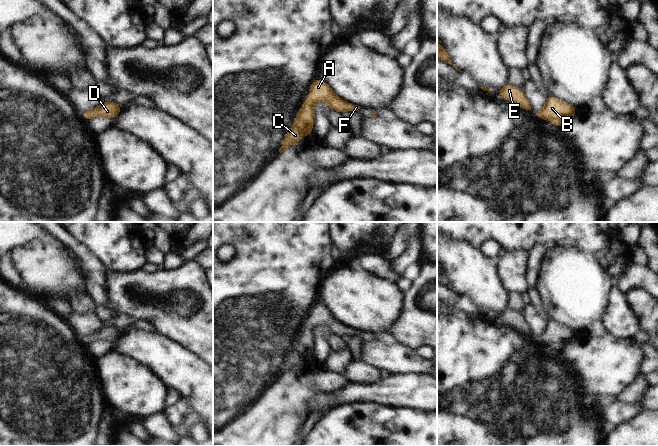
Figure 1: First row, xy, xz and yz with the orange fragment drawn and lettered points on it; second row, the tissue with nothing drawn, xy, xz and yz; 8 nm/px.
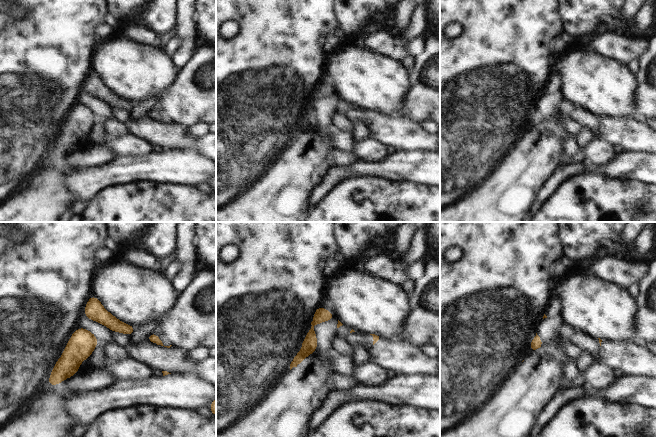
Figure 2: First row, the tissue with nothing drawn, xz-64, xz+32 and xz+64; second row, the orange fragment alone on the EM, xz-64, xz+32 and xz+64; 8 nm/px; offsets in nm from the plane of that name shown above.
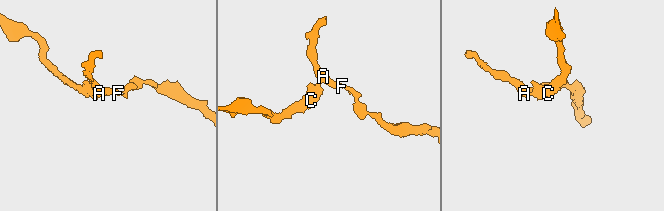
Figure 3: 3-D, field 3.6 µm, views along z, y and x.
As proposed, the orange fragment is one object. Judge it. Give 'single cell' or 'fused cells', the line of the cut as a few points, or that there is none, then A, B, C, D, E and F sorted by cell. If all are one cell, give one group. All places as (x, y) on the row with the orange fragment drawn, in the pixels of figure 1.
single cell; cut none; groups A B C D E F

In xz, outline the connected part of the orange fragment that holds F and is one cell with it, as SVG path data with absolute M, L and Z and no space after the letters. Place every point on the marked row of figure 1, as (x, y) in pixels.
M319 78L316 79L310 85L310 93L296 115L295 124L289 129L286 137L283 139L282 146L279 149L280 153L305 135L312 134L312 126L315 121L313 104L318 101L326 102L331 109L339 113L357 111L361 107L340 99L325 81L321 81Z

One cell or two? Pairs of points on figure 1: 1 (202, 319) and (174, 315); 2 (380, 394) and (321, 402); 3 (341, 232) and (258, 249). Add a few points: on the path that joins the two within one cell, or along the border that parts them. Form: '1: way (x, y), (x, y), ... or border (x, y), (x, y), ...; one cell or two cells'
1: way (195, 315), (181, 315); one cell
2: way (365, 394), (347, 394), (336, 398); one cell
3: border (330, 232), (334, 243); two cells

